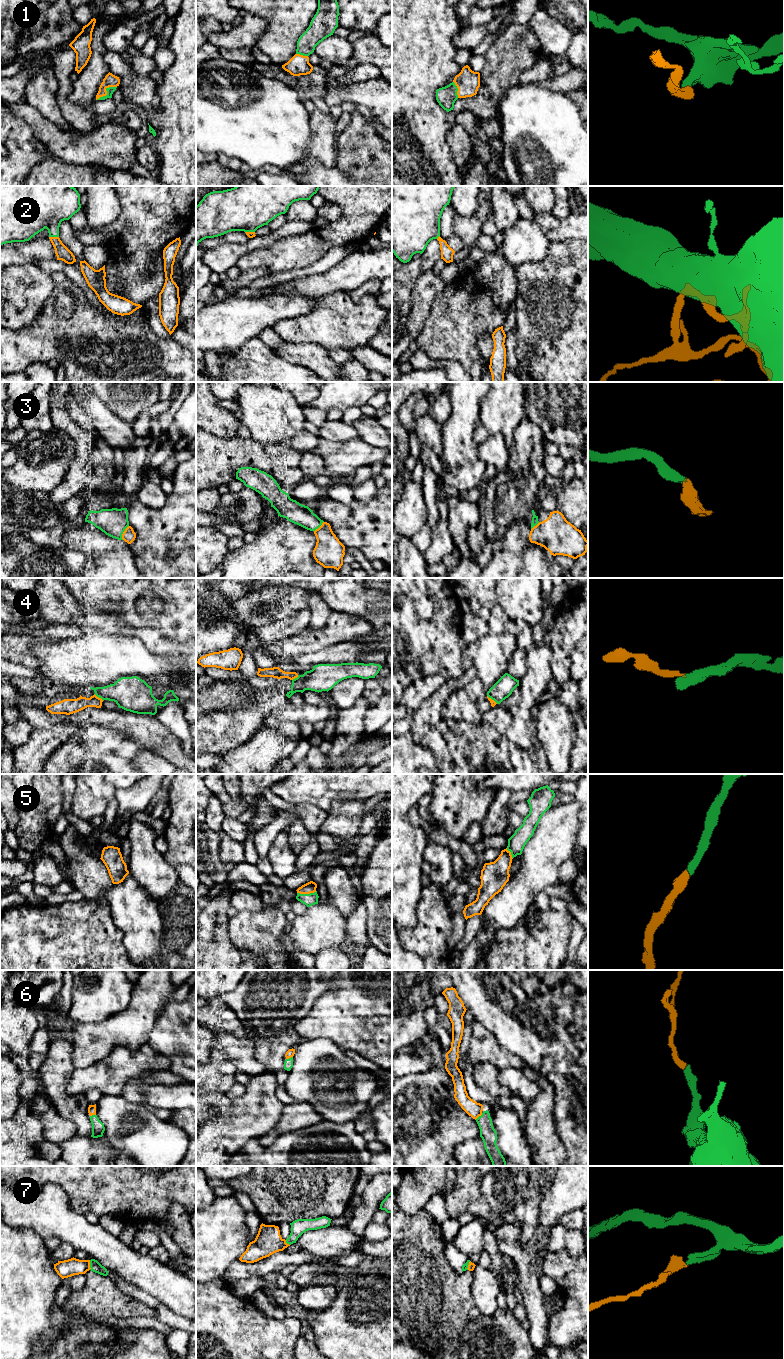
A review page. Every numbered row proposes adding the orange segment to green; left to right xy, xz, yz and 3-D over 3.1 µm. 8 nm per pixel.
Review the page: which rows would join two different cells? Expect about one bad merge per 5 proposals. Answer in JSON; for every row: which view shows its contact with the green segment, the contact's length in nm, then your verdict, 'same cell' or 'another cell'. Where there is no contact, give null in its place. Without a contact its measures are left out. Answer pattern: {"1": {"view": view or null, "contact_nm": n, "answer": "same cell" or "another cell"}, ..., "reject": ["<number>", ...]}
{"1": {"view": "xy", "contact_nm": 200, "answer": "same cell"}, "2": {"view": "xy", "contact_nm": 80, "answer": "same cell"}, "3": {"view": "xy", "contact_nm": 130, "answer": "same cell"}, "4": {"view": "xy", "contact_nm": 90, "answer": "another cell"}, "5": {"view": "xz", "contact_nm": 160, "answer": "same cell"}, "6": {"view": "yz", "contact_nm": 80, "answer": "same cell"}, "7": {"view": "xy", "contact_nm": 80, "answer": "same cell"}, "reject": ["4"]}

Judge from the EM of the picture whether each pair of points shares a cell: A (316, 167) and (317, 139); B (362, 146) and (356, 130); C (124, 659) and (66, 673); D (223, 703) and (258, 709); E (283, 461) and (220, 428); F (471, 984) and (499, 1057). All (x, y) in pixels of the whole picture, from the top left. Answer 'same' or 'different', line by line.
A: different
B: same
C: same
D: different
E: different
F: different

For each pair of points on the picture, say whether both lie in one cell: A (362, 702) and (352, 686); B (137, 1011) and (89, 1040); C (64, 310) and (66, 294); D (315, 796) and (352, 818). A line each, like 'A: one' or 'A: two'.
A: two
B: one
C: one
D: two

